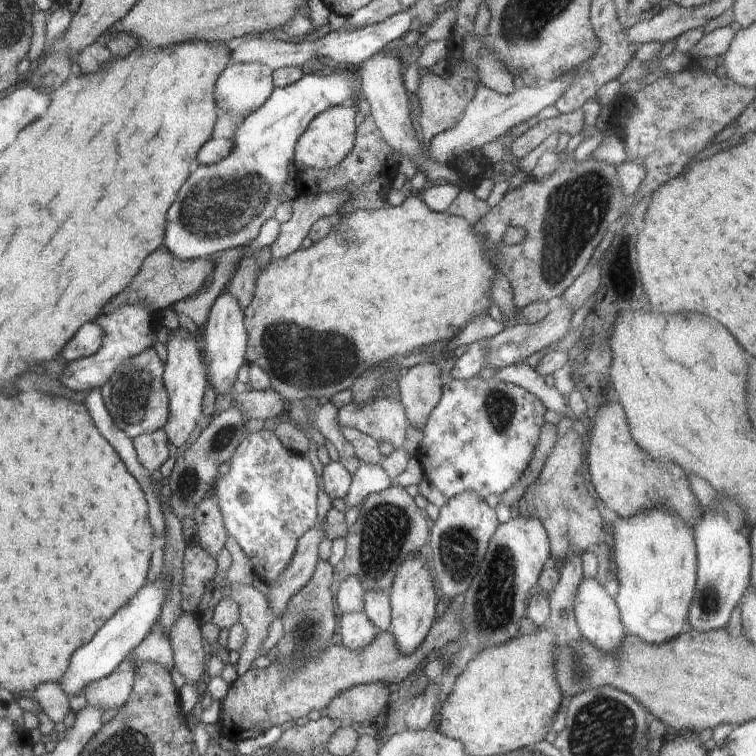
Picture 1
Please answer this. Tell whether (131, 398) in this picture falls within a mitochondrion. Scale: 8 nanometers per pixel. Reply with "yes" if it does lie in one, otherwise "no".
yes

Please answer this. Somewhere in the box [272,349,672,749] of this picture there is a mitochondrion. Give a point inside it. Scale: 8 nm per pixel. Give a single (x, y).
(492, 607)

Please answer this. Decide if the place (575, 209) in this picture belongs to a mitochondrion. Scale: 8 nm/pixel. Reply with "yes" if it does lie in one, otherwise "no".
yes

